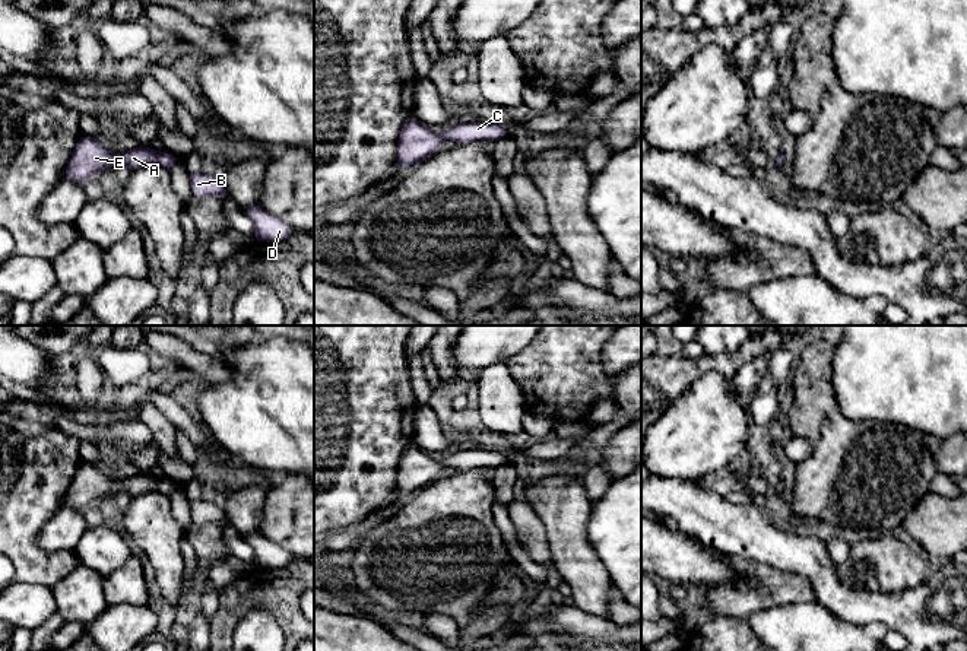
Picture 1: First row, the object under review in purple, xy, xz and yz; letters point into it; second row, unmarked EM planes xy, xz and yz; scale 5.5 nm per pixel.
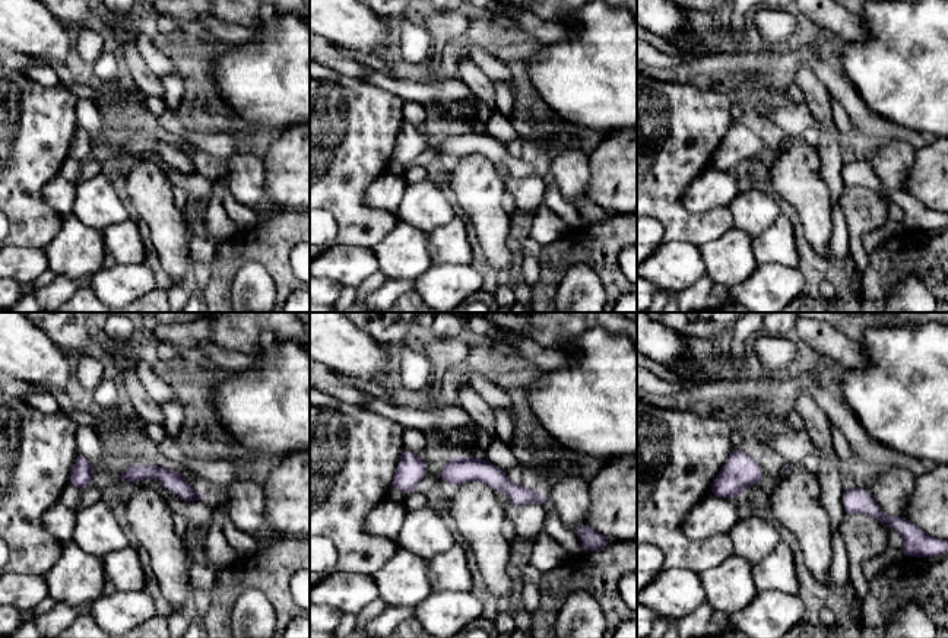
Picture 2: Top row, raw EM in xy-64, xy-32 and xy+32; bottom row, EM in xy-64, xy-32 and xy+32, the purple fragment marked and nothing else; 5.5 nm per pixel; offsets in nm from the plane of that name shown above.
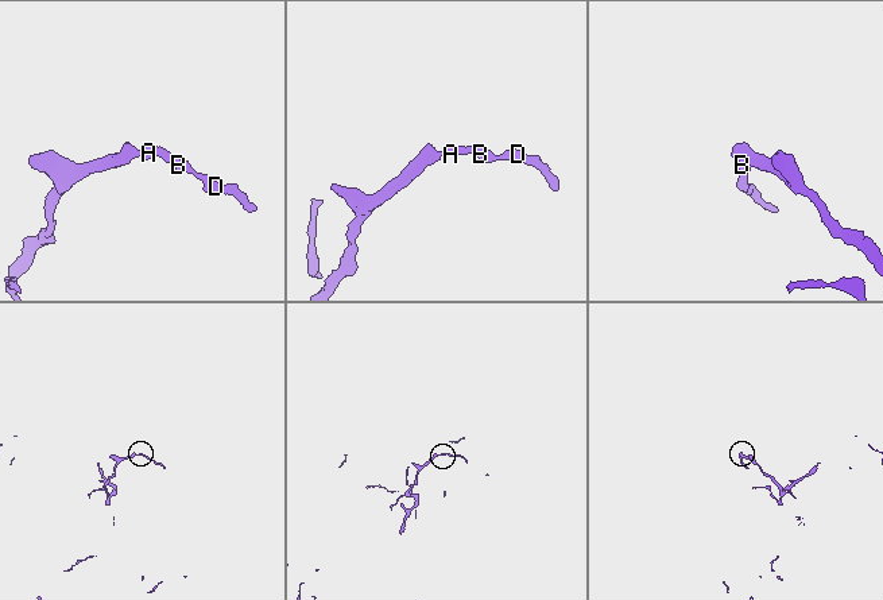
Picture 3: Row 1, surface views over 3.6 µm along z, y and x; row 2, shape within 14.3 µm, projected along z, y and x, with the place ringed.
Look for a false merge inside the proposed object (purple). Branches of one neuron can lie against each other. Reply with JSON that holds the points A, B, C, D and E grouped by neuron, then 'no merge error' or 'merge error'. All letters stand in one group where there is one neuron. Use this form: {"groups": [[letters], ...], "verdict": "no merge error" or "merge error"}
{"groups": [["A", "B", "C", "D", "E"]], "verdict": "no merge error"}

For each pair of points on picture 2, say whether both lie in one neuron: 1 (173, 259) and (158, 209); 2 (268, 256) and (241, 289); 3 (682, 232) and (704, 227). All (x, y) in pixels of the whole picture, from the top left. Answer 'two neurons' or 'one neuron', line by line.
1: one neuron
2: two neurons
3: one neuron

